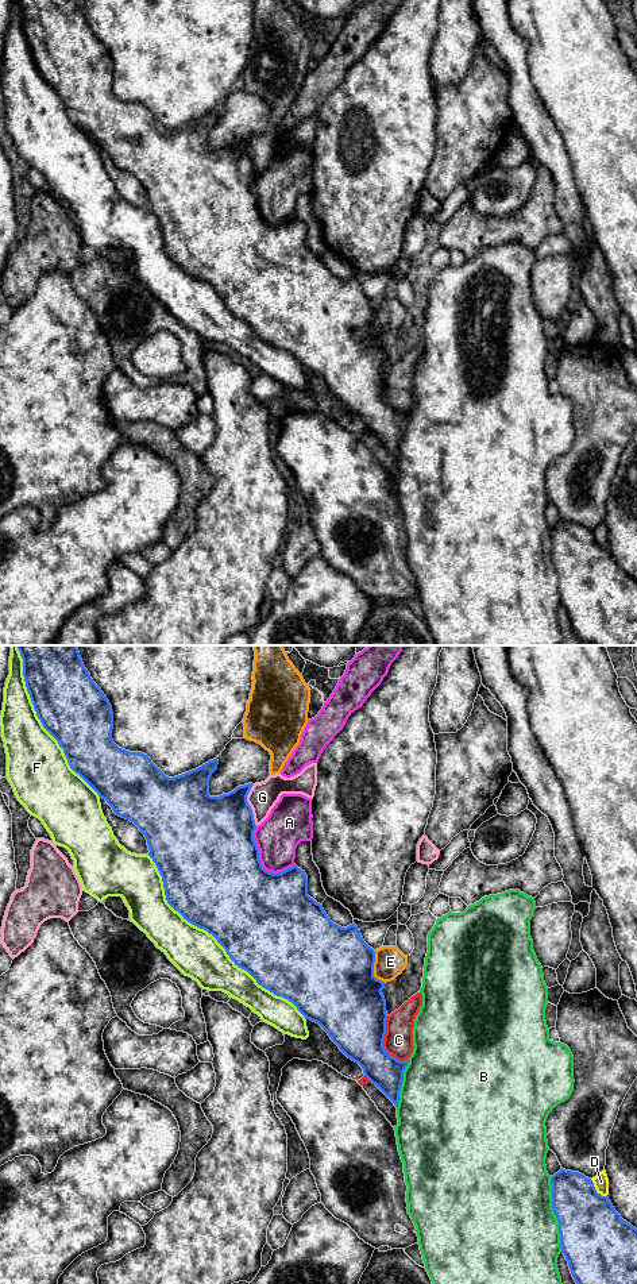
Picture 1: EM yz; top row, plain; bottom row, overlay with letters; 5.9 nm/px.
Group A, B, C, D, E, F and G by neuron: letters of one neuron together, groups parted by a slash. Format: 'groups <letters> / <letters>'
groups A / B / C / D / E / F / G

